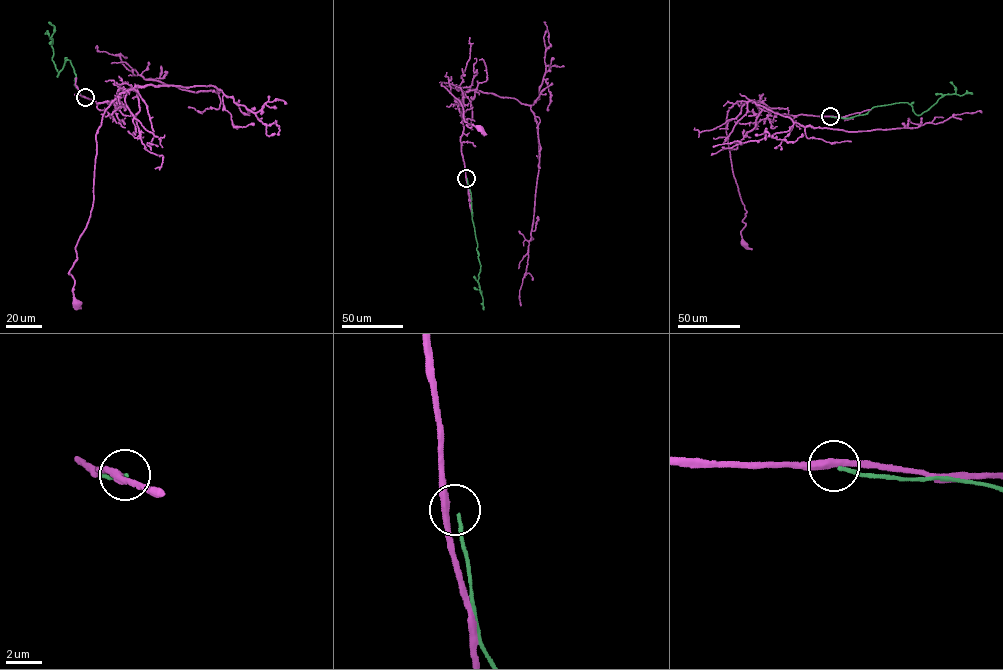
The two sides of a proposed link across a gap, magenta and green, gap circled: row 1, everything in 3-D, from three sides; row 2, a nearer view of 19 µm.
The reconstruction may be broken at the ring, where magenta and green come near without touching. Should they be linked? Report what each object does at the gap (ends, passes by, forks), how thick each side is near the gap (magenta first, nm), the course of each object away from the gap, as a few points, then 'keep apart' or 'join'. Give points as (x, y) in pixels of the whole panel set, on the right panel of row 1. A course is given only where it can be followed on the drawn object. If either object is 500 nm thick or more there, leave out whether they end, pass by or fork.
magenta passes by; green ends; calibres 400 and 190 nm; course magenta (830, 116), (779, 114), (750, 101), (738, 101), (728, 110), (732, 168), (746, 211), (741, 234), (744, 245); course green (830, 116), (852, 117), (866, 114), (874, 107), (902, 102), (909, 103), (920, 115), (945, 95), (972, 94); keep apart

